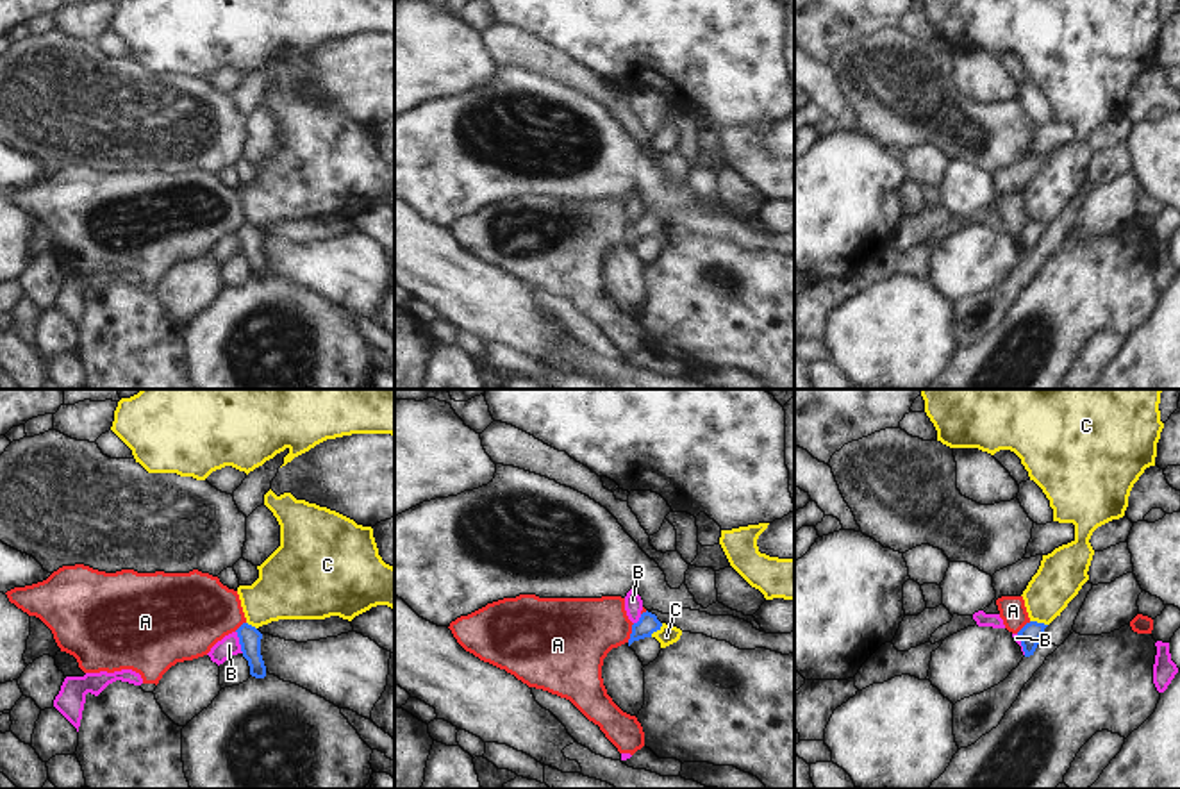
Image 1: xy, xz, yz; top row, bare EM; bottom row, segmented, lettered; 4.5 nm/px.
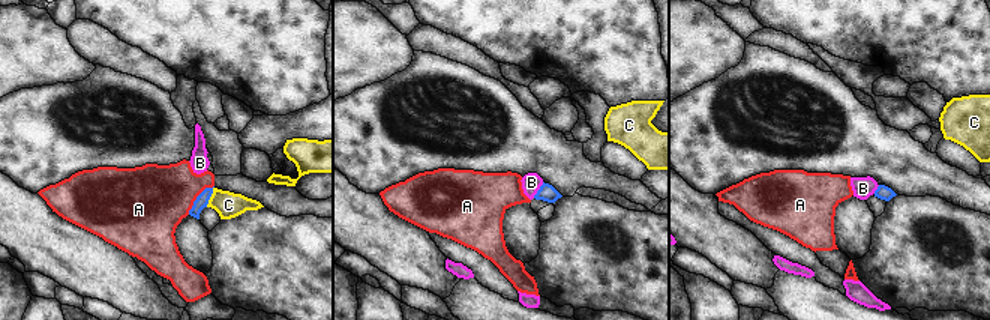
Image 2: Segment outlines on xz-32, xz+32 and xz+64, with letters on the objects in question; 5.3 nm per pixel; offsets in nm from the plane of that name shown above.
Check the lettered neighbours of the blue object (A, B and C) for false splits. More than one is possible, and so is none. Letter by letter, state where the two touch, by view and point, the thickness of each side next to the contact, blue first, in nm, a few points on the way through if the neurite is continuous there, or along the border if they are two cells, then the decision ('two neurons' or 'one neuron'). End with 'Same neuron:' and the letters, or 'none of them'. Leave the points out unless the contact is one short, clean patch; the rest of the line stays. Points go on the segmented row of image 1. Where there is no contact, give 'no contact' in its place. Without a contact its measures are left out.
A: xz (632, 632) | 90/320 nm | along xz (634, 623), (627, 641) | two neurons
B: xy (240, 641) | 100/90 nm | along xy (236, 631), (243, 652) | two neurons
C: xz (656, 631) | 90/90 nm | along xz (663, 623), (650, 636) | two neurons
Same neuron: none of them

